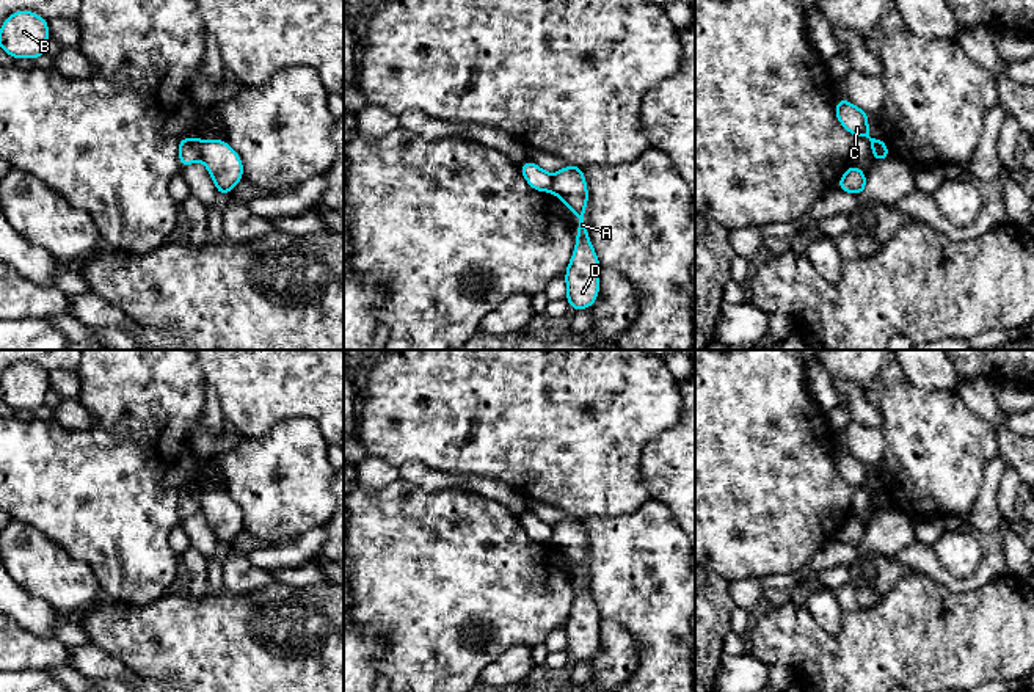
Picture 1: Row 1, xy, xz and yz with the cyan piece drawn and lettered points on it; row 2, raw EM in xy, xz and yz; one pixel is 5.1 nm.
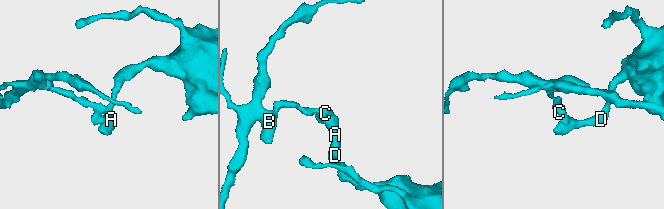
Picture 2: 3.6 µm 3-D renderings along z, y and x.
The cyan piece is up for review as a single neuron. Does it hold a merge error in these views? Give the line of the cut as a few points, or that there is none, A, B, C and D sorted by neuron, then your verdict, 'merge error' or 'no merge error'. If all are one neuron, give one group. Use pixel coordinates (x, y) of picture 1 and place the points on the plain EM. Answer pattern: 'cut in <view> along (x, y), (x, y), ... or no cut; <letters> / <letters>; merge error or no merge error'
cut in xy along (203, 491), (200, 510); A D / B C; merge error

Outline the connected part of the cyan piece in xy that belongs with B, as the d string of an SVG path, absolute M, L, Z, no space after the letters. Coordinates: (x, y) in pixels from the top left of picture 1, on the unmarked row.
M28 361L13 364L0 378L0 400L14 411L44 410L49 389L49 372Z

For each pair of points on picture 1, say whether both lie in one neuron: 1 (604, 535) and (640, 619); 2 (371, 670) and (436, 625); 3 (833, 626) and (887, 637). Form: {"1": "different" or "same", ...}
{"1": "same", "2": "different", "3": "different"}

